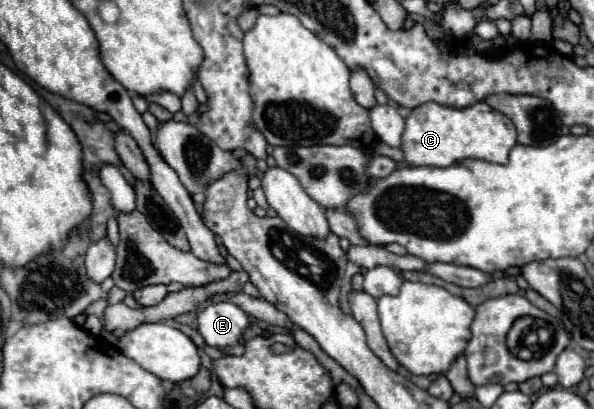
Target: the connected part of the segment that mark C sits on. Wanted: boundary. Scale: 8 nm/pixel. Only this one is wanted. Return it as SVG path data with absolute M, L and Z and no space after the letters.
M425 102L423 106L417 106L415 110L411 110L411 116L405 120L405 132L403 132L403 154L405 160L411 166L451 166L455 162L461 162L463 158L481 158L493 164L507 164L509 162L509 152L511 148L517 144L517 130L513 126L513 122L499 114L497 110L493 110L489 104L485 102L477 102L475 106L467 106L467 108L447 108L447 106L439 106L435 102Z

